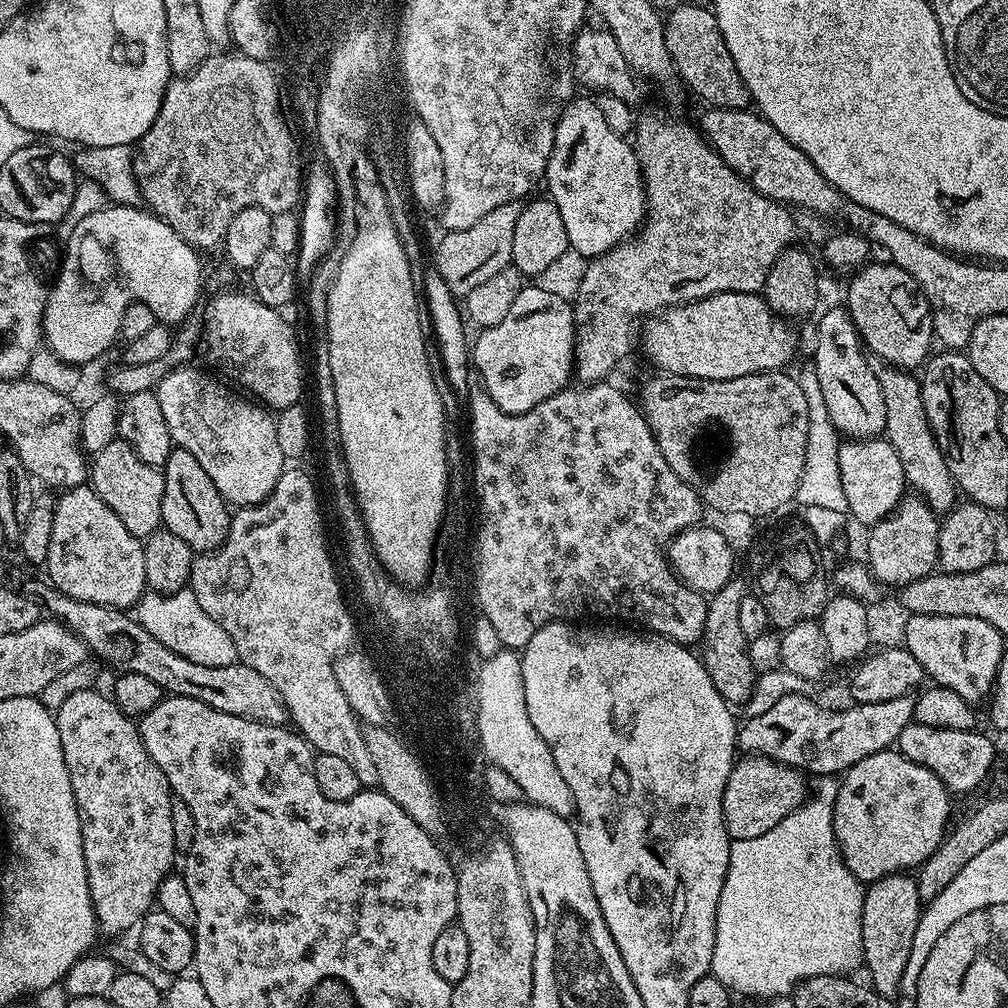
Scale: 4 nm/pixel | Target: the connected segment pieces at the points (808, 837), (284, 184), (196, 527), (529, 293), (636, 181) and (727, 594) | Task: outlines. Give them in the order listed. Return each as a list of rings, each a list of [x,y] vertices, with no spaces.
[[[821,776],[815,781],[810,795],[804,803],[798,805],[778,826],[766,830],[766,834],[758,834],[758,838],[745,840],[732,840],[730,846],[730,862],[726,870],[726,882],[722,886],[722,894],[718,898],[716,911],[716,937],[714,938],[714,954],[712,955],[711,975],[718,978],[728,991],[733,994],[741,992],[744,996],[787,996],[795,989],[797,984],[815,976],[842,976],[847,977],[864,962],[864,947],[862,946],[862,906],[864,905],[865,885],[844,865],[840,848],[836,845],[834,834],[834,802],[840,789],[839,783],[833,777]]]
[[[231,54],[232,56],[216,55],[208,55],[189,76],[178,76],[169,79],[168,88],[164,91],[158,114],[154,118],[148,133],[138,142],[132,162],[134,184],[140,187],[140,192],[144,195],[146,202],[144,204],[169,226],[173,227],[185,242],[191,244],[197,250],[212,248],[215,244],[217,247],[224,239],[228,223],[232,221],[234,214],[238,214],[238,210],[258,207],[266,210],[269,214],[273,212],[291,212],[302,200],[300,152],[296,149],[296,140],[292,137],[291,130],[288,129],[289,121],[276,111],[276,87],[270,69],[265,66],[264,61],[255,60],[249,56],[239,54]]]
[[[173,447],[170,458],[164,463],[162,471],[164,474],[164,493],[162,494],[163,527],[170,534],[178,534],[178,538],[182,542],[186,542],[186,546],[190,546],[193,553],[213,552],[228,537],[230,522],[232,521],[232,512],[228,501],[218,490],[218,486],[214,486],[214,482],[210,482],[210,474],[206,474],[206,470],[202,470],[198,458],[194,458],[194,454],[190,454],[185,448]]]
[[[526,286],[514,298],[506,318],[479,335],[470,348],[471,367],[502,411],[517,416],[569,387],[576,363],[576,323],[571,303],[558,293]]]
[[[573,98],[565,103],[560,119],[556,121],[556,137],[554,138],[554,146],[552,153],[548,159],[548,165],[543,174],[543,179],[548,180],[547,195],[558,206],[558,214],[562,214],[562,223],[566,225],[566,238],[568,239],[568,247],[573,253],[577,252],[578,255],[584,256],[583,258],[591,258],[594,256],[601,256],[603,252],[608,252],[614,247],[615,244],[620,244],[629,236],[635,233],[636,229],[644,222],[646,215],[646,201],[644,198],[644,177],[640,175],[640,163],[636,157],[636,149],[631,143],[628,144],[621,133],[610,130],[610,125],[607,124],[606,118],[602,118],[602,110],[599,103],[595,99],[592,100],[579,100]]]
[[[733,578],[726,582],[726,586],[722,586],[722,590],[711,593],[707,597],[706,626],[702,637],[704,668],[710,674],[718,694],[722,694],[722,698],[732,706],[743,706],[748,701],[758,675],[754,666],[750,666],[749,641],[746,634],[742,634],[738,619],[738,606],[742,604],[745,594],[746,584],[739,578]]]

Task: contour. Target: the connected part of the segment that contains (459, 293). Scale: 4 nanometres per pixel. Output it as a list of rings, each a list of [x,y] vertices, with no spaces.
[[[516,202],[503,204],[490,210],[486,218],[474,222],[474,226],[466,230],[448,230],[443,233],[444,237],[436,248],[434,266],[456,298],[468,296],[474,286],[482,286],[486,278],[494,278],[498,270],[511,265],[514,224],[518,222],[520,209],[521,205]]]

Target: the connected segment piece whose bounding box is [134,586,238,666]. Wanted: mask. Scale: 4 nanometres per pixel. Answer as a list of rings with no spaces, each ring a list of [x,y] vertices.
[[[185,586],[167,594],[145,591],[134,605],[134,615],[141,626],[162,642],[162,646],[170,646],[174,654],[182,654],[182,658],[190,658],[190,662],[198,662],[198,666],[230,666],[237,663],[236,647],[230,634],[226,634],[226,630],[222,630],[222,626],[218,626],[218,622],[214,622],[202,606],[198,606],[198,598],[194,598],[191,587]]]

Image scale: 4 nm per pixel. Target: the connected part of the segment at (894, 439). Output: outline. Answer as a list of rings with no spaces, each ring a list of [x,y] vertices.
[[[884,366],[877,371],[876,377],[882,386],[882,398],[886,402],[886,426],[884,432],[898,450],[898,458],[902,458],[904,479],[914,487],[915,495],[919,496],[925,504],[932,507],[937,514],[947,514],[952,511],[958,500],[958,485],[948,469],[945,449],[936,441],[932,433],[930,413],[926,407],[926,392],[915,380],[911,371],[895,366]]]

